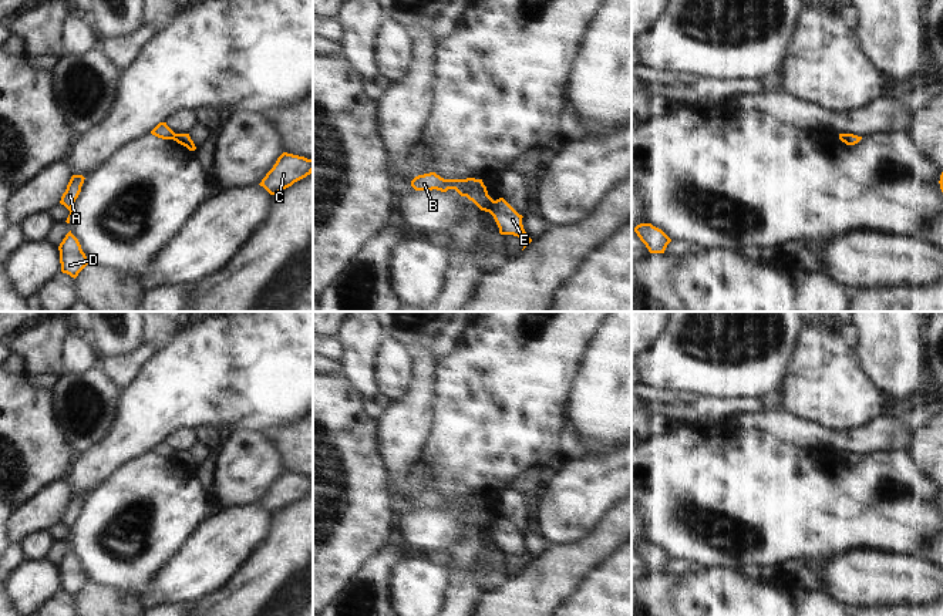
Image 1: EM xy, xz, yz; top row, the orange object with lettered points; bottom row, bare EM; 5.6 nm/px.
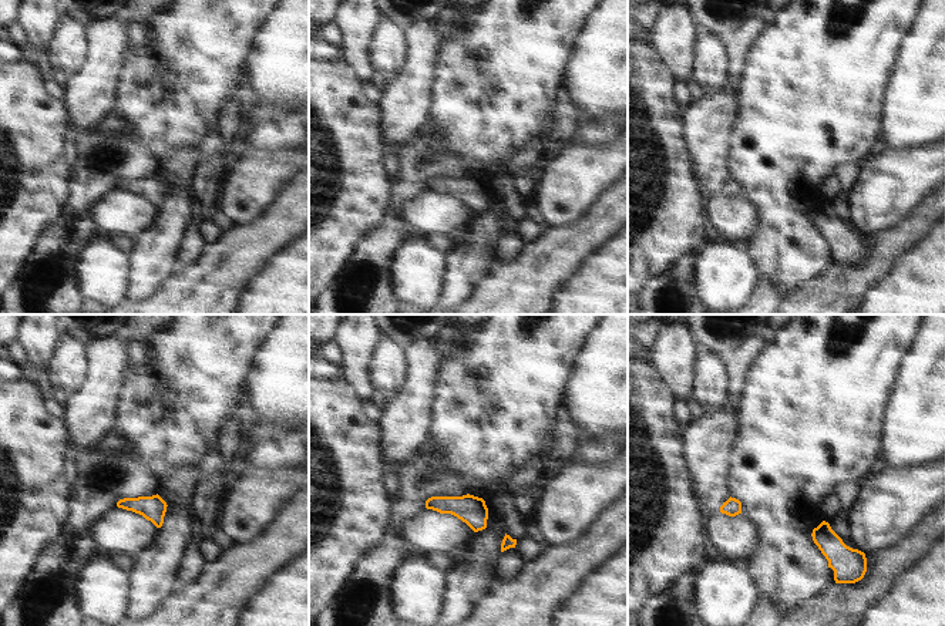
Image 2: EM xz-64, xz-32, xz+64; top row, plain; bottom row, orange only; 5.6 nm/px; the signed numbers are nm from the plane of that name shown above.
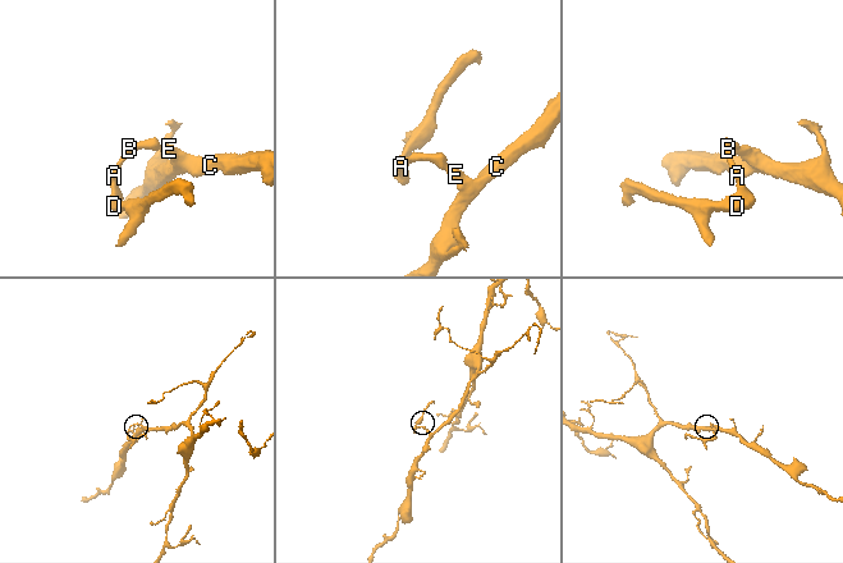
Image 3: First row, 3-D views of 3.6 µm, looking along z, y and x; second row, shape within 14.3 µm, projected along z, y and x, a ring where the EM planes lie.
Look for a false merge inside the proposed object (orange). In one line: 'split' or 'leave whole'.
split

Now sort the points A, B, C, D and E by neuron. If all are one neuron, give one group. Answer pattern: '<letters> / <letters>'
A B D / C E

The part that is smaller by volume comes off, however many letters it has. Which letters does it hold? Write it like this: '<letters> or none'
A, B, D

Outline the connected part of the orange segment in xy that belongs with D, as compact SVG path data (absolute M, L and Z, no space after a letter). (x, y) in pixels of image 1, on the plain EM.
M71 552L65 553L58 565L61 590L77 596L78 592L88 583L88 578L81 568L78 558Z

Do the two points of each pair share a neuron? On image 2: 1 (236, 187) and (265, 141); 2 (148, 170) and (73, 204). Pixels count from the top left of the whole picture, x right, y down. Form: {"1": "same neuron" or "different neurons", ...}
{"1": "different neurons", "2": "same neuron"}

